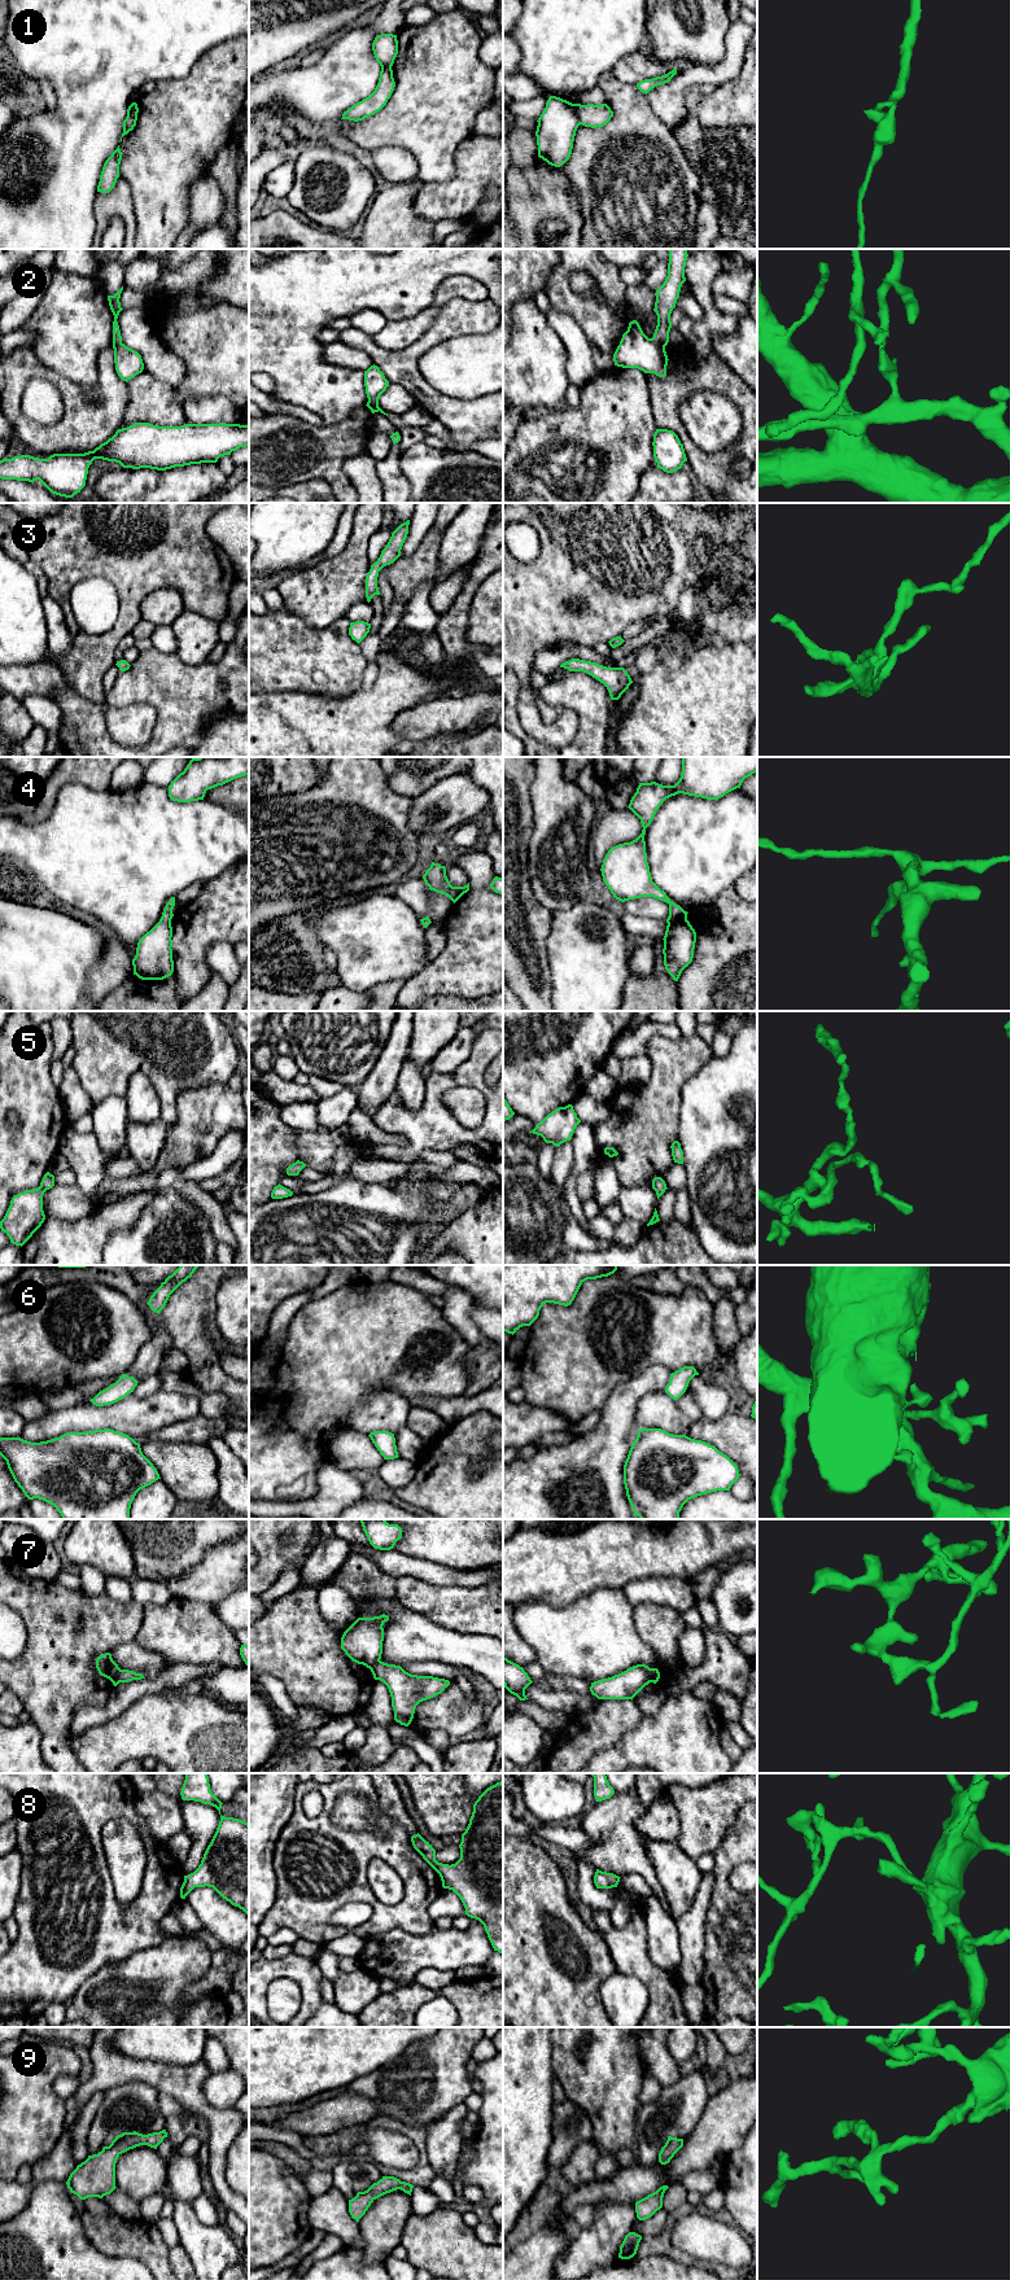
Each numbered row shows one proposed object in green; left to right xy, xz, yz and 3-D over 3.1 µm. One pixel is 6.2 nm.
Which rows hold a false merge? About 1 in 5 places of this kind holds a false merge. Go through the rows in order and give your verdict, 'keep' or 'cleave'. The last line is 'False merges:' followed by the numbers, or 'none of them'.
1: cleave
2: cleave
3: keep
4: keep
5: keep
6: keep
7: cleave
8: keep
9: keep
False merges: 1, 2, 7

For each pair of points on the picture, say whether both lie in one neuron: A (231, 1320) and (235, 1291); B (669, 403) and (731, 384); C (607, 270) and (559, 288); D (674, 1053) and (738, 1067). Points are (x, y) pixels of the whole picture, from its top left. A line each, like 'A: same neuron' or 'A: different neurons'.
A: same neuron
B: same neuron
C: same neuron
D: different neurons

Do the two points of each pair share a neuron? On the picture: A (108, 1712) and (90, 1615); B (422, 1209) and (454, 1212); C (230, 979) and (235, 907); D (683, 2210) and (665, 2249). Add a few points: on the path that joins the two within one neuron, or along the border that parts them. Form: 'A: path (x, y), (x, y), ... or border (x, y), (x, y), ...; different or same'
A: border (93, 1703), (81, 1705), (75, 1710), (71, 1724); different
B: border (419, 1190), (442, 1203), (441, 1224), (422, 1234); different
C: border (231, 942), (209, 948), (211, 967); different
D: path (673, 2219), (669, 2223), (665, 2239); same

